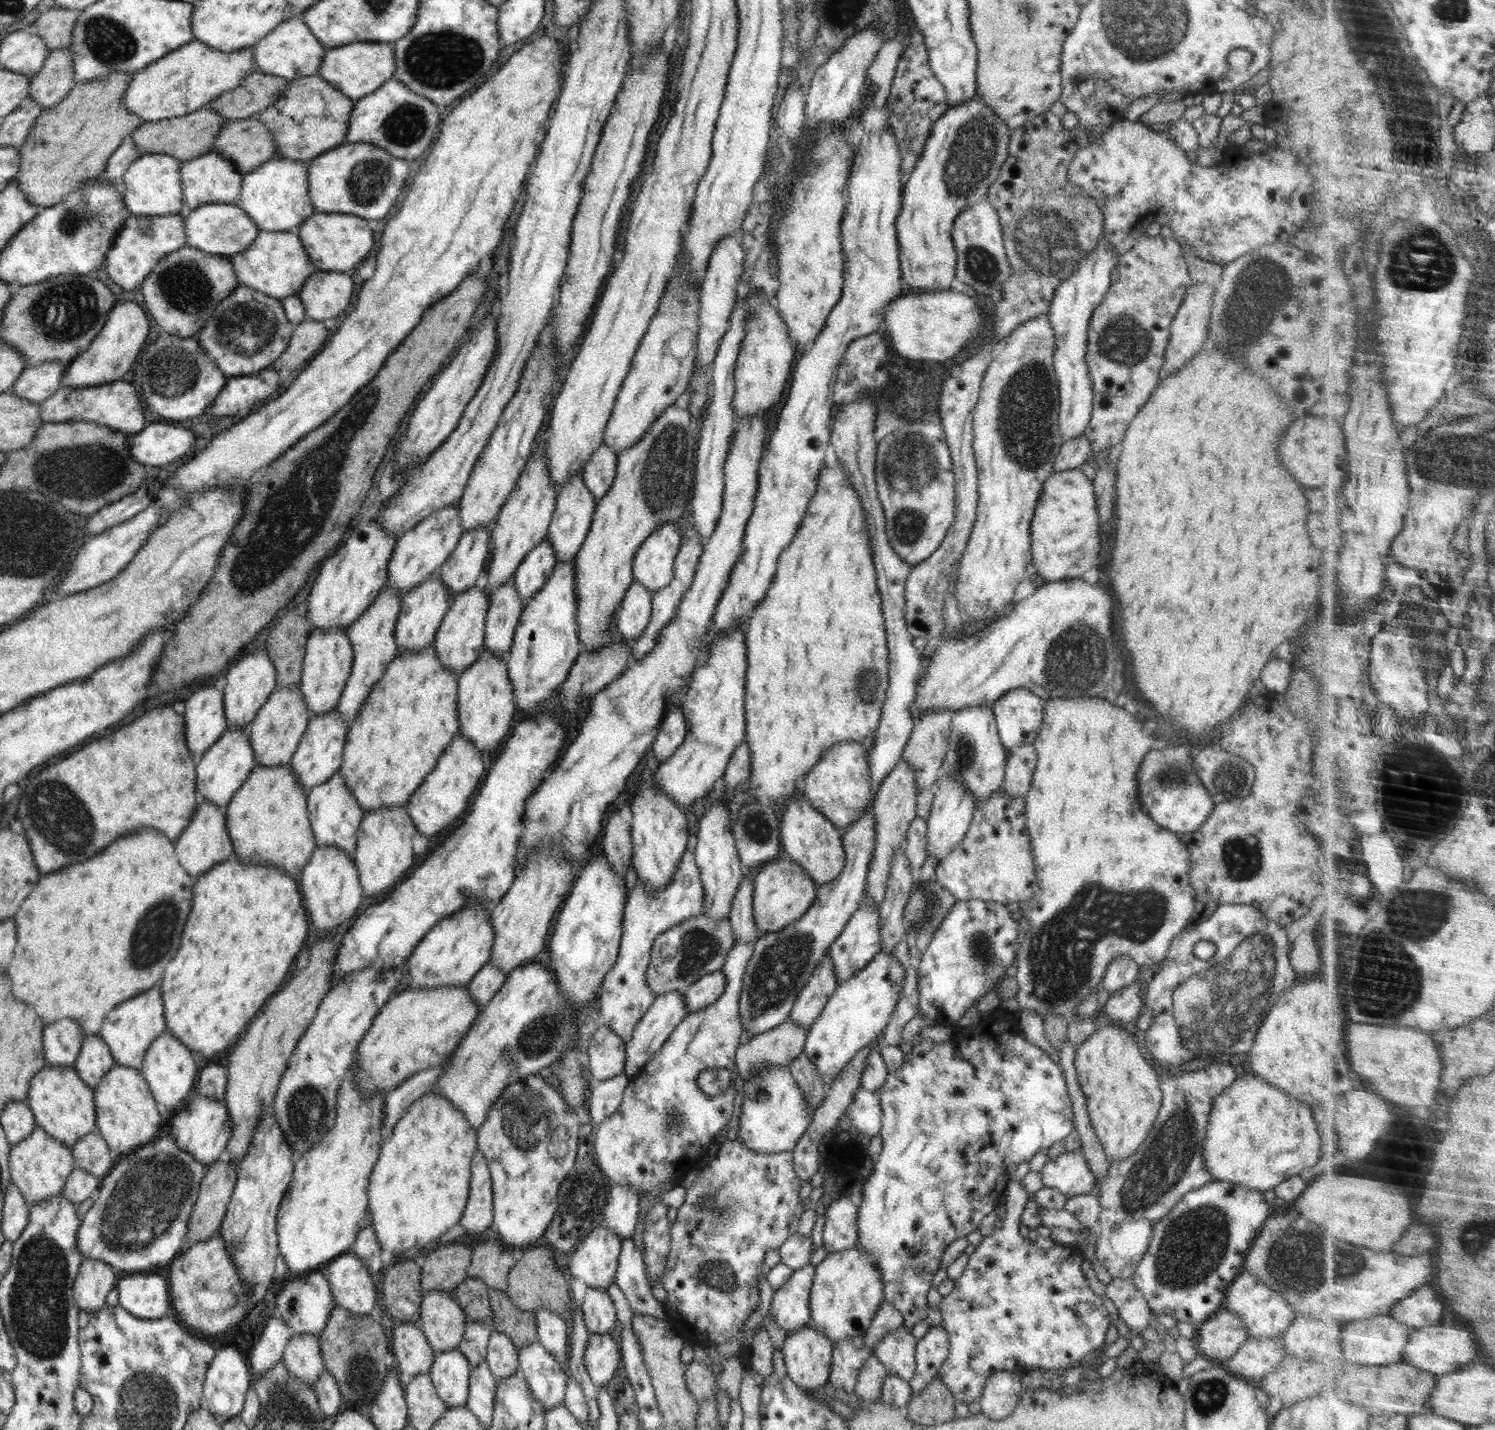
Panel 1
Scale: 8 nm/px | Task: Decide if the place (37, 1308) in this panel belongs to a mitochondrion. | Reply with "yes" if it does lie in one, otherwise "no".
yes

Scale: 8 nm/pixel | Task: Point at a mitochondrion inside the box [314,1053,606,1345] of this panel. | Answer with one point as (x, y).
(527, 1121)

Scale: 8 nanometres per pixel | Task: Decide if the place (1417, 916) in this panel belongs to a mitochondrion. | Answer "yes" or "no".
yes

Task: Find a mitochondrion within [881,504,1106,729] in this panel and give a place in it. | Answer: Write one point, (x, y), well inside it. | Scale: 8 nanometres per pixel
(909, 525)

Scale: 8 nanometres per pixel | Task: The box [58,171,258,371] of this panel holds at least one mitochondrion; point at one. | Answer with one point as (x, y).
(182, 283)

